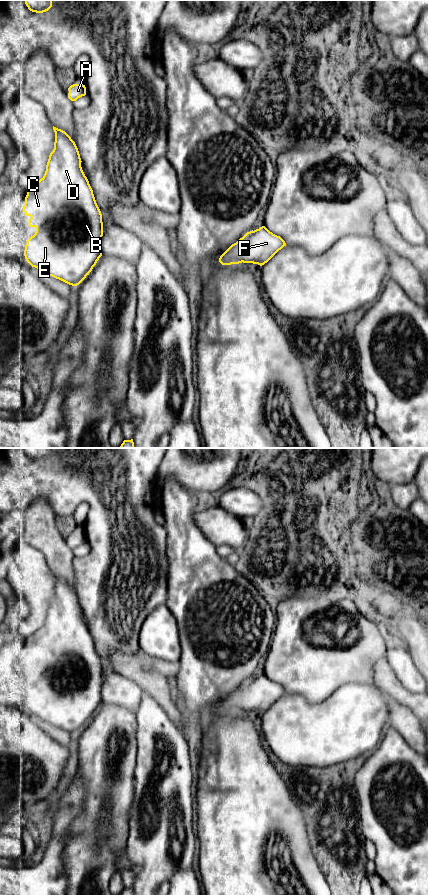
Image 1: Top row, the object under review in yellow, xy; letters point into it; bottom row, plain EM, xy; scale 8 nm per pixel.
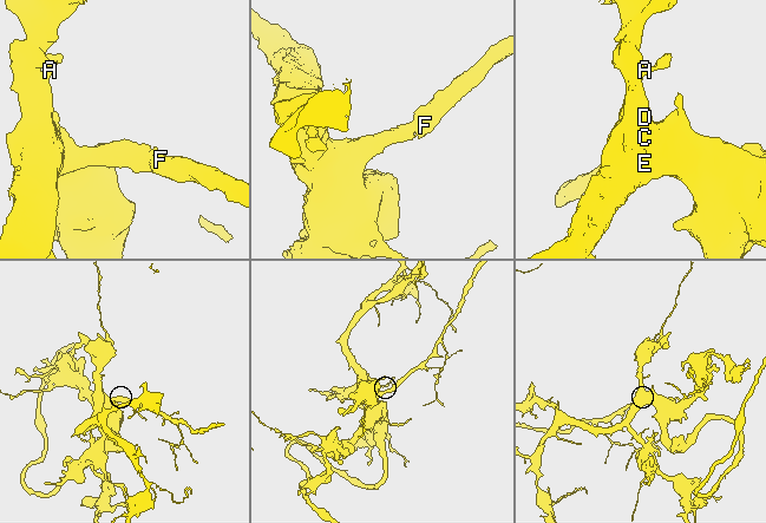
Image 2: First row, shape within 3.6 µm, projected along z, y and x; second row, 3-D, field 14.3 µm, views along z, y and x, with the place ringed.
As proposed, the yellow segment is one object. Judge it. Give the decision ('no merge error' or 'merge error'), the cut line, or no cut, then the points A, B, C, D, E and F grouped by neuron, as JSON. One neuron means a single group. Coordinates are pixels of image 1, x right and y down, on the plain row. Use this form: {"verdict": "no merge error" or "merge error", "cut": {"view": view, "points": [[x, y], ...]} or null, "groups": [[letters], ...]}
{"verdict": "no merge error", "cut": null, "groups": [["A", "B", "C", "D", "E", "F"]]}

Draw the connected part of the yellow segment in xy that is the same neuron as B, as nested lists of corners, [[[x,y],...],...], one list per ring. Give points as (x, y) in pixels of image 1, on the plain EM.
[[[53,574],[53,578],[55,580],[55,590],[54,597],[49,603],[49,607],[46,613],[46,619],[44,624],[32,635],[30,635],[27,639],[27,643],[25,645],[25,651],[23,654],[23,660],[25,663],[29,664],[29,674],[35,675],[36,680],[33,684],[31,684],[25,693],[24,704],[26,709],[32,714],[37,716],[43,722],[52,724],[56,727],[59,727],[69,733],[77,734],[79,733],[87,723],[92,719],[93,715],[96,713],[99,706],[102,704],[102,684],[103,684],[103,670],[102,670],[102,662],[96,651],[93,638],[89,632],[87,625],[85,624],[82,615],[81,615],[81,606],[78,599],[78,596],[75,590],[71,587],[71,585],[63,578],[58,577]]]

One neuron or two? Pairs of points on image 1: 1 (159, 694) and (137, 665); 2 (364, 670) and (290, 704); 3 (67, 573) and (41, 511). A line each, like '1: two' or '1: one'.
1: one
2: two
3: one

